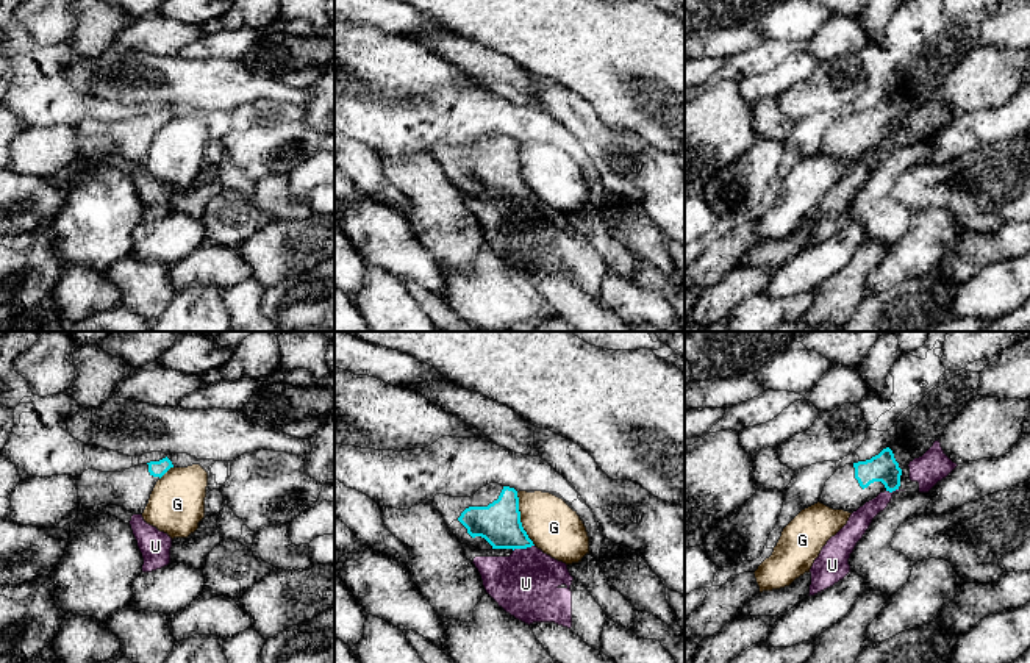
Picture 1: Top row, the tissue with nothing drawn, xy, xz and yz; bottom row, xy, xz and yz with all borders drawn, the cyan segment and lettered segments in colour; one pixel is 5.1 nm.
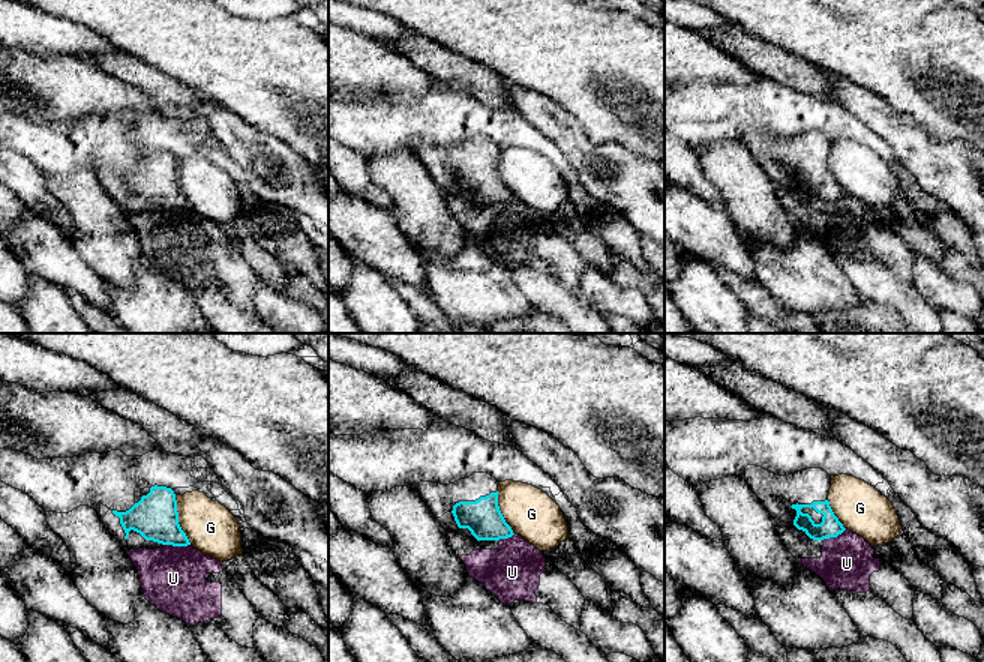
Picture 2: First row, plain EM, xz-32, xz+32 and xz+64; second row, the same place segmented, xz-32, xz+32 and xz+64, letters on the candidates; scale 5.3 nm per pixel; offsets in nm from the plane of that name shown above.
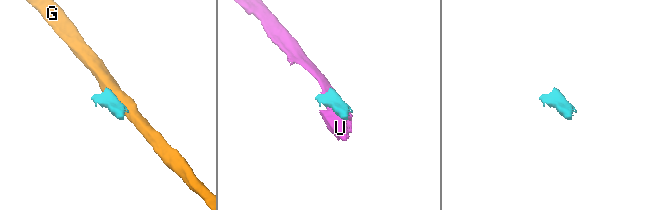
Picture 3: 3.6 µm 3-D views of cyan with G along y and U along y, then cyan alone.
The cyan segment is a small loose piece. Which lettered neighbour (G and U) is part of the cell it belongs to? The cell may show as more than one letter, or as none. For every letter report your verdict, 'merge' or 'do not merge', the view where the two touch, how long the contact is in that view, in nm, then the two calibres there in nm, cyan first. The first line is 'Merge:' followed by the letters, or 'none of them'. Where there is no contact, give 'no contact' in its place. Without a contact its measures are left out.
Merge: none of them
G: do not merge; contact in xz; length 280 nm; calibres 220 and 260 nm
U: do not merge; contact in xz; length 120 nm; calibres 220 and 340 nm

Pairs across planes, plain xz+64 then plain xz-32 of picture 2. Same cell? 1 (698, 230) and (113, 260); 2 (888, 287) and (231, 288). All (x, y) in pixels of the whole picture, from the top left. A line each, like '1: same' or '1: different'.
1: different
2: different

